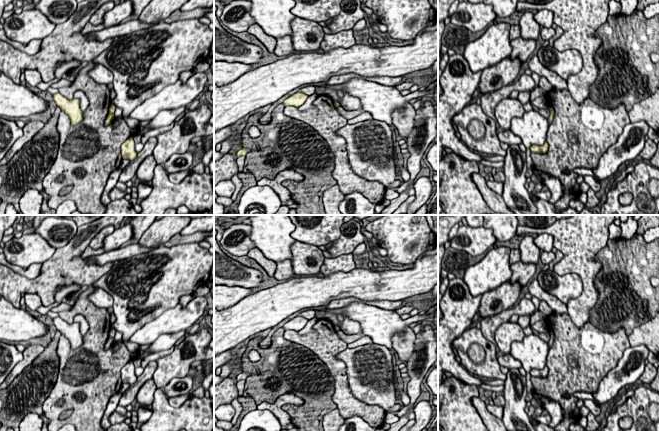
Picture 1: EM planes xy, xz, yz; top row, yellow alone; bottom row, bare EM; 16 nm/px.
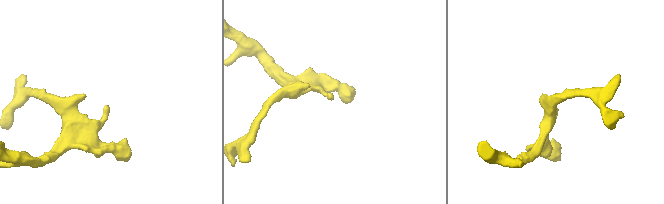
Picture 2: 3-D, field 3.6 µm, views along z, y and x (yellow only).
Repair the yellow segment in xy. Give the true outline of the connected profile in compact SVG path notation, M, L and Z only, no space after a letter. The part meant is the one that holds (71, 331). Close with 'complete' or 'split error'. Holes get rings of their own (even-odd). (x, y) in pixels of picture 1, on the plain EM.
M60 317L53 318L53 322L57 330L69 340L71 349L75 350L83 344L83 335L80 333L79 323L68 324Z | complete

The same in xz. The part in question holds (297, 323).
M314 310L301 312L297 317L285 323L282 328L284 330L295 330L298 332L314 317L316 317L316 311Z | split error

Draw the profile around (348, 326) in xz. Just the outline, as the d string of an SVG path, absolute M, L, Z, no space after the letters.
M326 311L324 318L329 320L333 325L337 325L340 328L340 330L342 330L347 335L362 333L362 329L359 322L354 321L345 315L342 315L343 321L340 322L337 318L337 315L338 314Z

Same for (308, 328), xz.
M314 317L310 320L308 320L305 327L303 329L301 329L300 331L298 331L298 334L304 335L304 334L307 334L307 333L310 333L310 332L314 332L312 327L317 323L318 320L319 319L317 317Z

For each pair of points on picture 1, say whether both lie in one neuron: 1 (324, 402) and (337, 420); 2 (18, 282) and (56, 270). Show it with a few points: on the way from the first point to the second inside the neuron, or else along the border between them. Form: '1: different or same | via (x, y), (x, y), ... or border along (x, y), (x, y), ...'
1: different | border along (336, 407), (329, 411), (322, 420)
2: same | via (27, 284), (42, 284), (47, 279)

